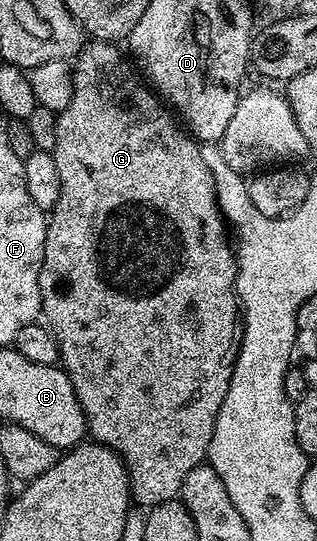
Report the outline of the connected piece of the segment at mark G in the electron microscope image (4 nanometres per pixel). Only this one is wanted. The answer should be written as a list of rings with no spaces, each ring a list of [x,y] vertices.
[[[89,39],[72,64],[74,98],[70,98],[70,106],[57,115],[56,148],[51,152],[58,166],[60,189],[58,202],[48,216],[44,261],[40,271],[40,299],[46,327],[56,340],[59,363],[70,378],[74,394],[84,411],[87,435],[95,443],[104,444],[120,455],[124,469],[128,471],[131,499],[135,503],[137,500],[141,504],[137,505],[147,510],[167,500],[177,499],[186,474],[207,461],[218,410],[226,398],[226,390],[230,390],[232,366],[242,339],[242,309],[234,291],[238,256],[233,245],[232,248],[228,245],[228,236],[224,233],[226,221],[216,200],[214,178],[210,170],[206,170],[206,161],[202,159],[200,144],[181,127],[165,101],[137,75],[125,53],[116,48],[119,47],[107,40]]]

